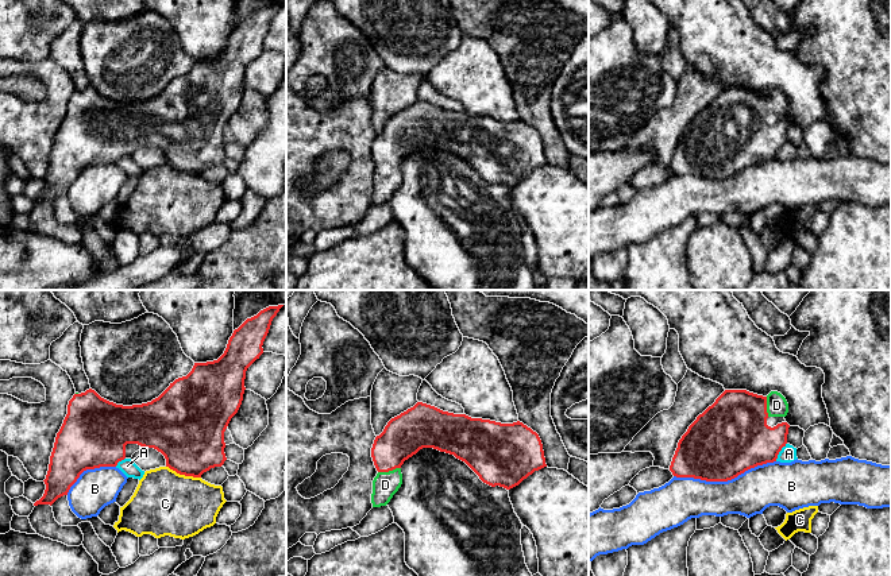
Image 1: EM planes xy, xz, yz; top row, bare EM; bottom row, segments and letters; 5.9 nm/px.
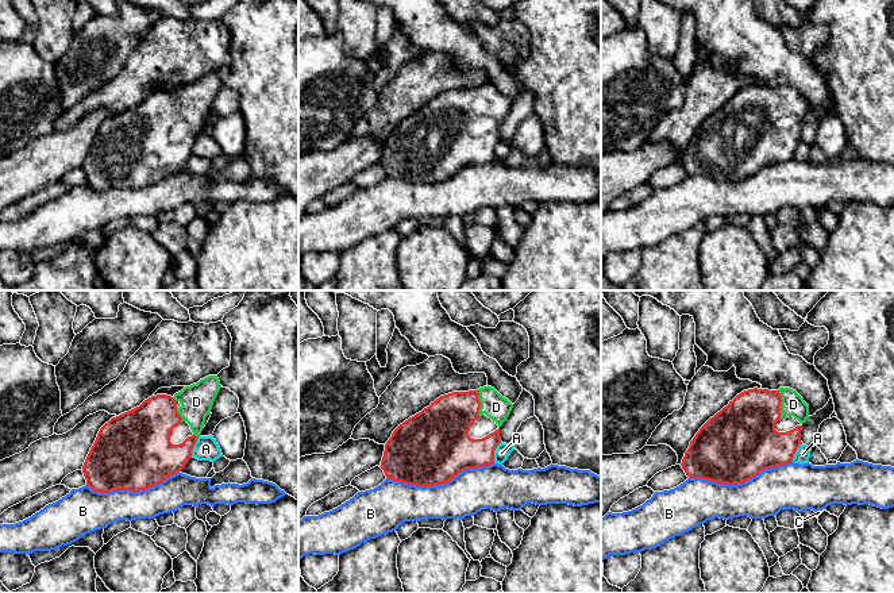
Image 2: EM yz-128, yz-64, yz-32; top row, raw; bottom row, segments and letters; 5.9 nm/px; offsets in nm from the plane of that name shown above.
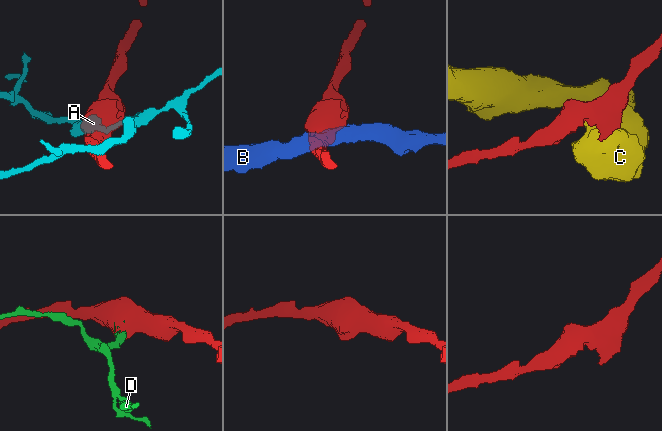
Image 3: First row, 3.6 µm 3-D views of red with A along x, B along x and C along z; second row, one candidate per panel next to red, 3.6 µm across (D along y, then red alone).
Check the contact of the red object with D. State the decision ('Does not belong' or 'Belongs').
Belongs

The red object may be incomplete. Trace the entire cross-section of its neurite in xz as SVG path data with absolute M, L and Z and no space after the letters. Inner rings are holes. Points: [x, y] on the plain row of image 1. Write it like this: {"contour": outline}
{"contour": "M417 100L392 116L374 138L371 155L378 171L373 205L390 200L402 182L401 163L423 146L454 152L483 181L506 188L547 165L539 132L522 120L471 116Z"}

